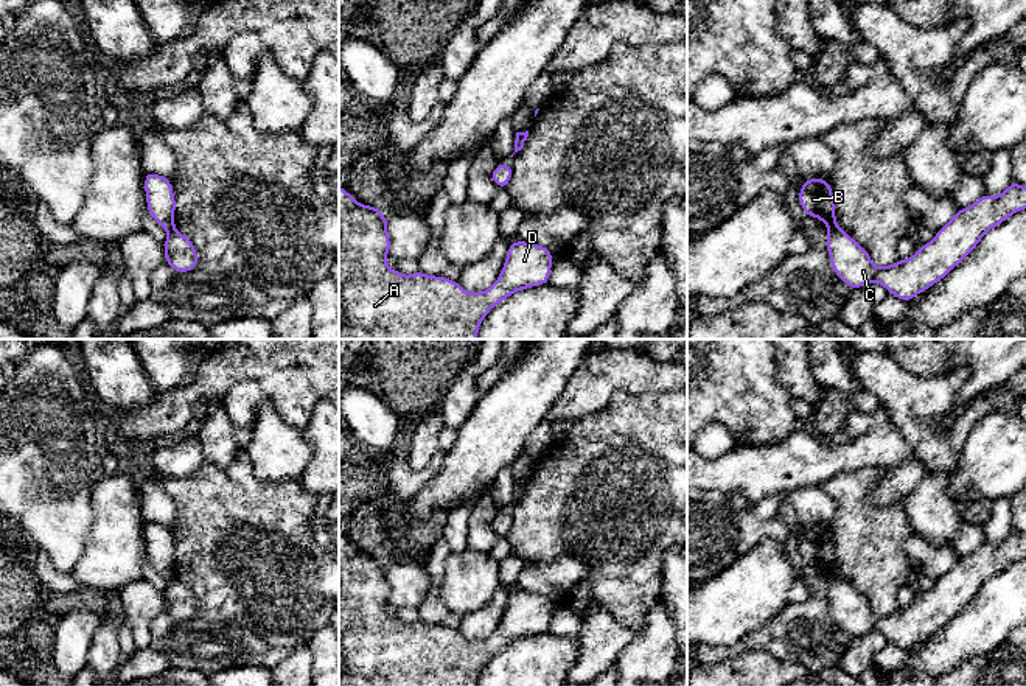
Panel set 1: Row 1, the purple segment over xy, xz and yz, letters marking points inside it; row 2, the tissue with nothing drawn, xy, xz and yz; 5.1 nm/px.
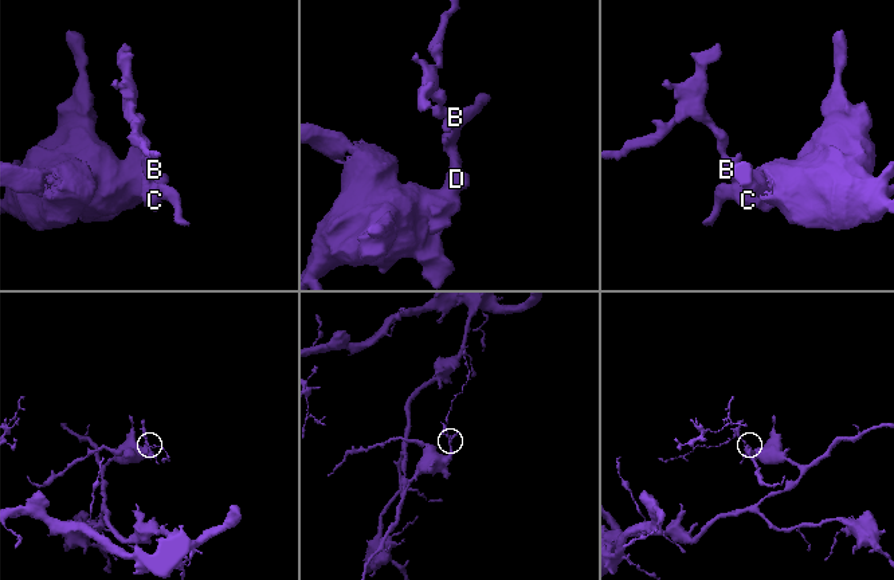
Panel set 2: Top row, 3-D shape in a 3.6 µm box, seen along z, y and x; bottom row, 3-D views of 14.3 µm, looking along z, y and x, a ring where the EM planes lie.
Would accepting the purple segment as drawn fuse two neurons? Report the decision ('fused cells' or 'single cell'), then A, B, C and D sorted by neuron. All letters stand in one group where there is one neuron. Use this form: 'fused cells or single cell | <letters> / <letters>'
fused cells | A C D / B

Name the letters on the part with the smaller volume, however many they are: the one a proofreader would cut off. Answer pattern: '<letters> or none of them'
B

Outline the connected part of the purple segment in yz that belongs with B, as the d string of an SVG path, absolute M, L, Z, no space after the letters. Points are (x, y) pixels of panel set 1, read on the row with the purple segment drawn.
M819 177L804 180L799 190L799 204L807 216L821 219L829 232L839 232L835 218L835 198L829 180Z

